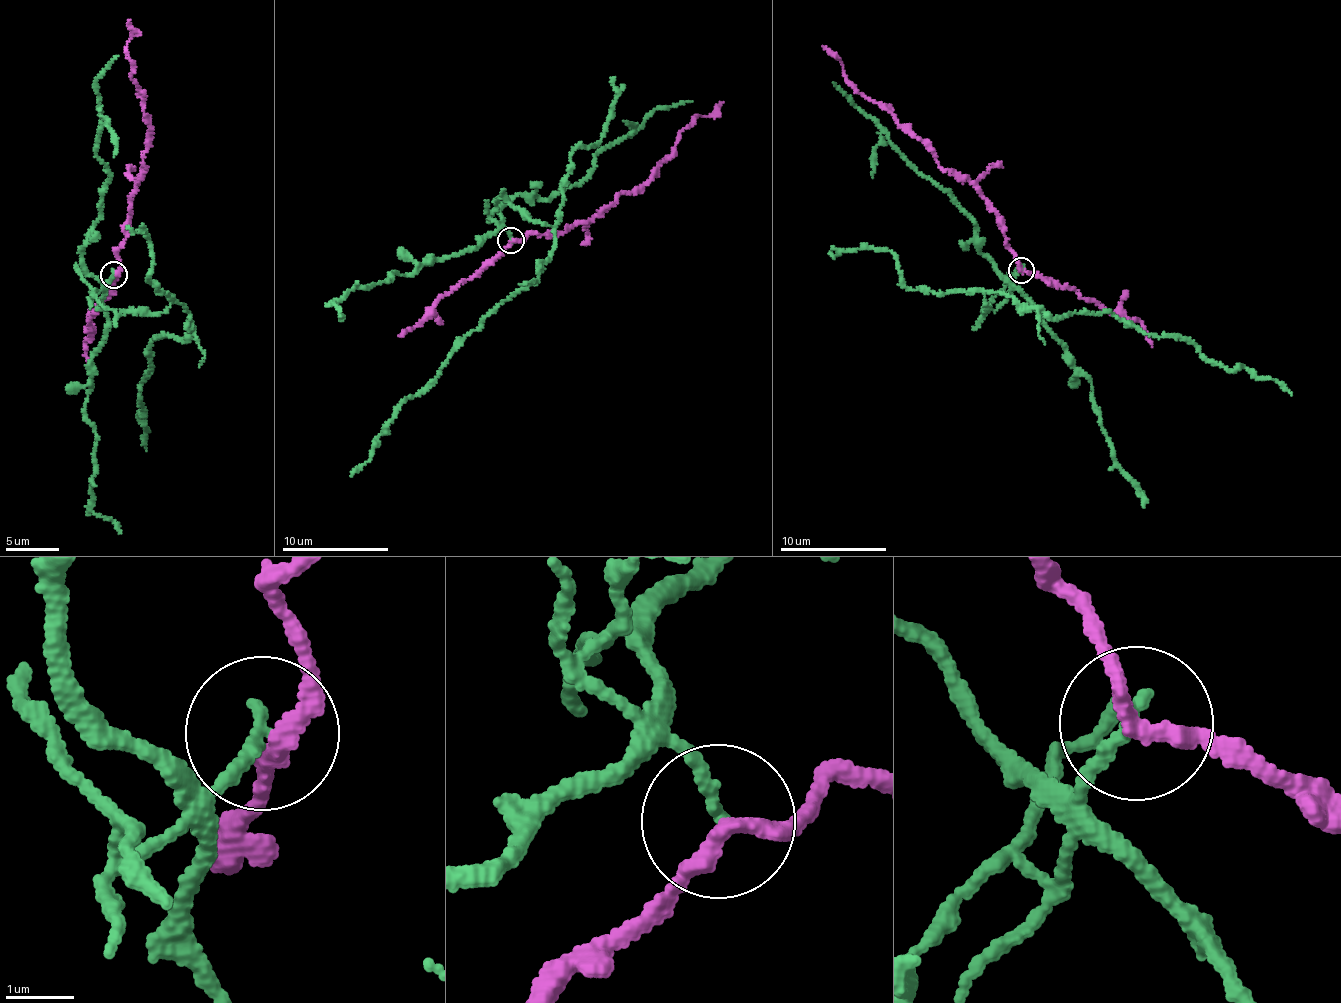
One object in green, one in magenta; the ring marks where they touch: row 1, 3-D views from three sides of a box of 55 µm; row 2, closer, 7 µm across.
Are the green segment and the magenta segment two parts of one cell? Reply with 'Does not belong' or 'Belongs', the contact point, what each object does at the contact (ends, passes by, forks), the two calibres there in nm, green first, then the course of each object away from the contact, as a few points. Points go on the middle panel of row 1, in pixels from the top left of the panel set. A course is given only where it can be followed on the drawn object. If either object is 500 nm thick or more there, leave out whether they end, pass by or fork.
Does not belong. Place: (511, 240). At the ring green ends. At the ring magenta passes by. Thickness 190 nm (green) against 240 nm. Course of green: (511, 239), (489, 214), (499, 196), (555, 229), (536, 279), (399, 405), (350, 476). Course of magenta: (511, 239), (552, 237), (596, 216), (615, 198), (649, 180), (671, 155), (679, 133), (696, 117), (723, 102)

